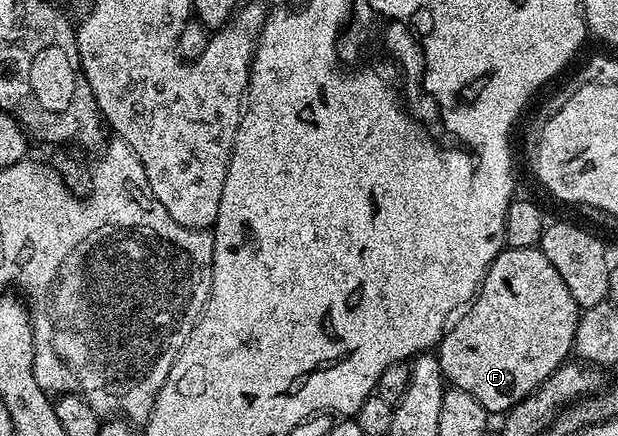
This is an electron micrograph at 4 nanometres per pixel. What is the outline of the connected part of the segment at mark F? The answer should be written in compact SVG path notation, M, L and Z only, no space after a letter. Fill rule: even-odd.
M505 247L501 249L500 253L492 261L492 266L488 268L488 274L484 277L484 281L480 284L480 292L472 298L467 308L451 322L450 328L440 338L438 356L445 382L453 389L466 391L466 395L474 395L474 399L478 399L478 403L482 403L482 407L490 415L504 413L507 409L512 409L519 401L529 397L559 365L563 365L569 360L576 344L576 328L580 322L581 312L580 306L574 303L574 295L570 295L566 283L562 283L562 275L558 275L558 271L554 271L550 259L546 259L546 255L539 247L534 249L509 249Z

